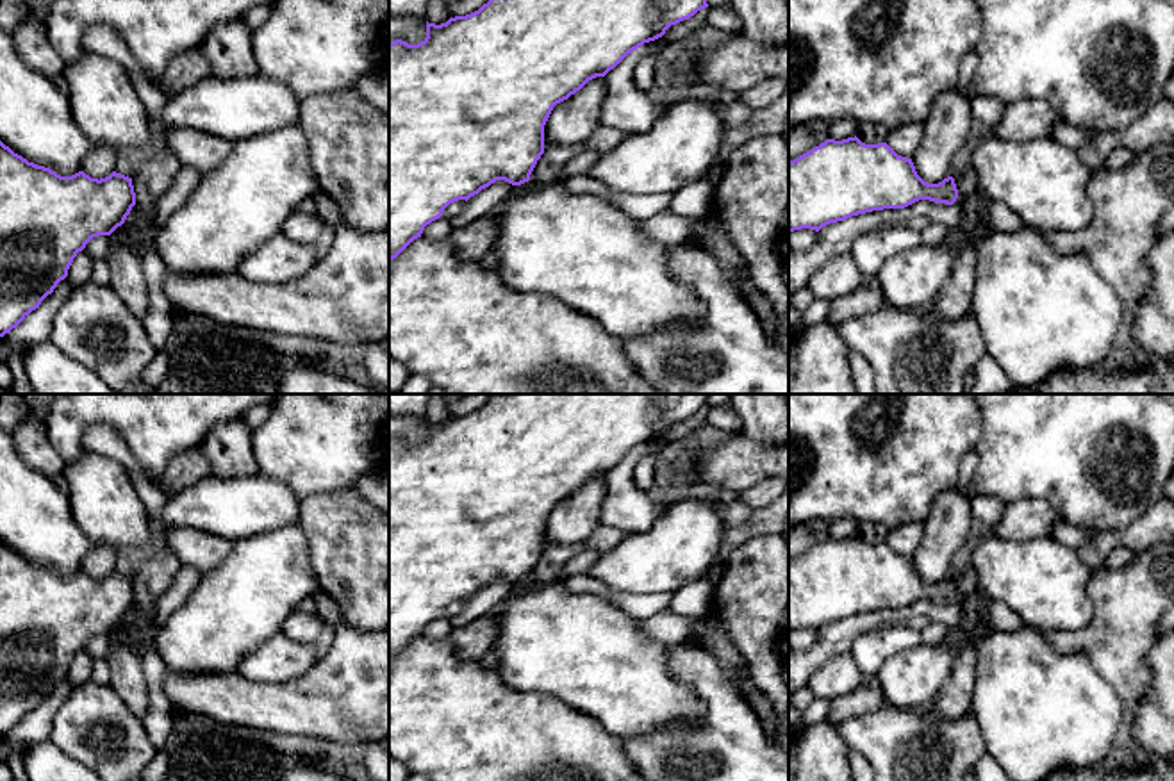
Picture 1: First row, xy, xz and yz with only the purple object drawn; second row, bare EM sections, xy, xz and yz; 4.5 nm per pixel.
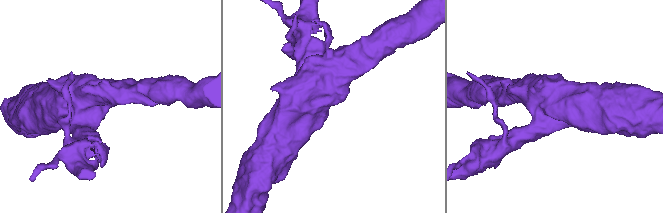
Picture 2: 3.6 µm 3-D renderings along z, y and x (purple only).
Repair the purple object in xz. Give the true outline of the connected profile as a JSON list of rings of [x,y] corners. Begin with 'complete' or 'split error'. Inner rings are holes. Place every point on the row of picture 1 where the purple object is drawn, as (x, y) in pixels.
complete; [[[489,0],[446,23],[426,21],[426,37],[418,45],[389,43],[389,262],[450,203],[467,201],[496,180],[528,182],[544,153],[544,125],[557,103],[705,7],[707,0]]]

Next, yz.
complete; [[[856,136],[842,141],[826,139],[789,162],[789,232],[844,221],[851,216],[905,209],[919,200],[953,205],[958,189],[953,177],[938,184],[924,182],[912,159],[897,155],[887,143],[865,144]]]

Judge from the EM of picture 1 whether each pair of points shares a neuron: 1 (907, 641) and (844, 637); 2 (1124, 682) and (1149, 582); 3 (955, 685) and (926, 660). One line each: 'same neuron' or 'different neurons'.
1: different neurons
2: same neuron
3: different neurons

